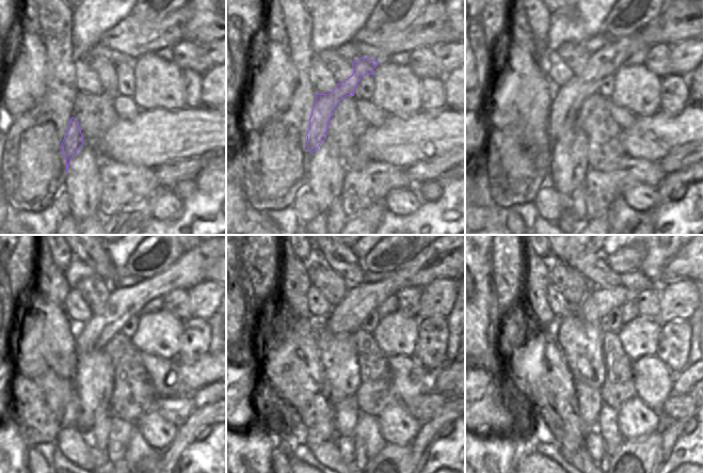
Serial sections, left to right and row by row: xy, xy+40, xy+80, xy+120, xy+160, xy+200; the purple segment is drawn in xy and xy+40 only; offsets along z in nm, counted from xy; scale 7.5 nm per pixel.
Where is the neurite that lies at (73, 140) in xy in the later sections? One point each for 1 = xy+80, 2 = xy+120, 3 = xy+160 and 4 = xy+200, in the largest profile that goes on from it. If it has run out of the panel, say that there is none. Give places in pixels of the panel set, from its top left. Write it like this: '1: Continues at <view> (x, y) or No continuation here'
1: Continues at xy+80 (566, 100)
2: Continues at xy+120 (124, 301)
3: Continues at xy+160 (347, 317)
4: Continues at xy+200 (597, 302).

